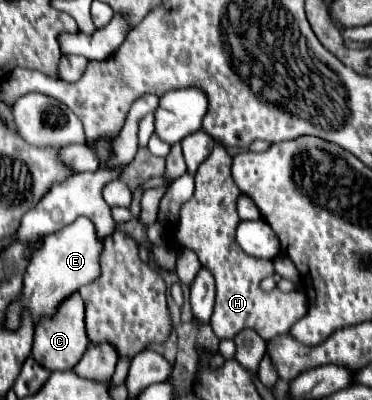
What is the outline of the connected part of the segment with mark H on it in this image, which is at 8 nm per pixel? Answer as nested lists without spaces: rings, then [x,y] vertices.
[[[214,140],[214,148],[196,170],[196,190],[188,202],[182,204],[178,222],[170,228],[170,236],[180,248],[192,250],[200,264],[210,270],[216,282],[216,304],[210,326],[214,334],[224,338],[234,338],[240,330],[254,329],[258,336],[266,342],[272,338],[286,334],[296,320],[300,320],[308,312],[308,299],[303,291],[280,292],[270,290],[264,292],[260,288],[260,280],[274,272],[270,260],[256,260],[242,252],[236,242],[236,226],[240,222],[236,212],[236,200],[240,196],[240,188],[232,180],[232,156],[226,146]]]

